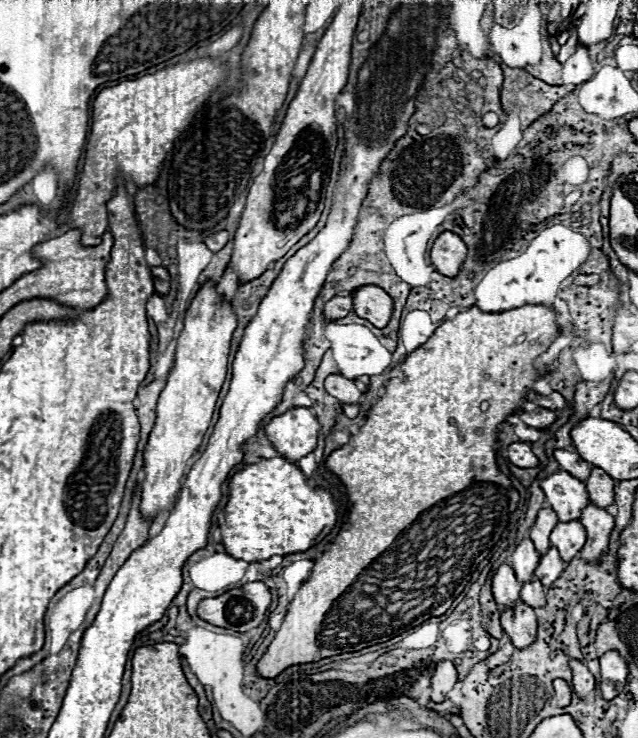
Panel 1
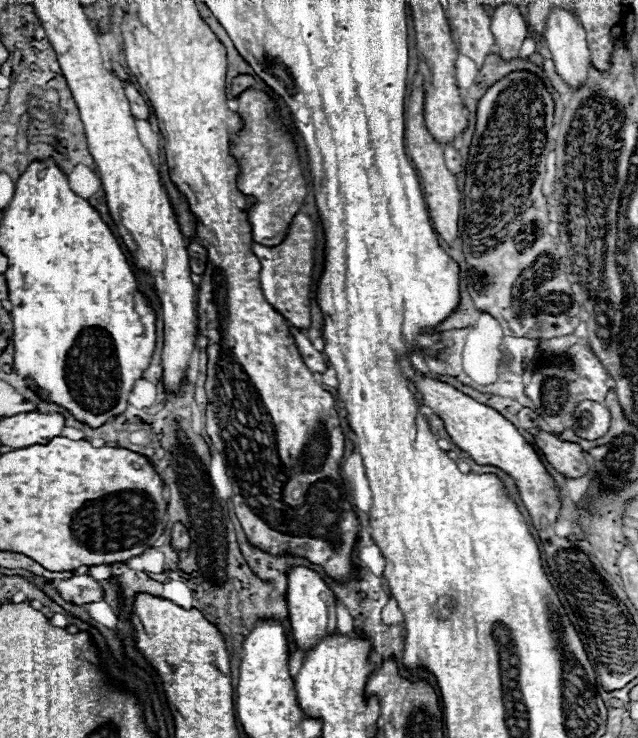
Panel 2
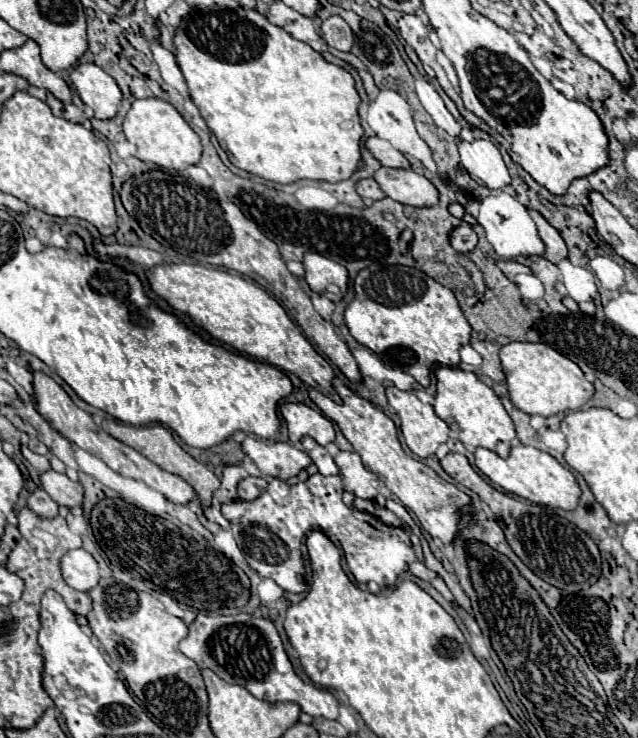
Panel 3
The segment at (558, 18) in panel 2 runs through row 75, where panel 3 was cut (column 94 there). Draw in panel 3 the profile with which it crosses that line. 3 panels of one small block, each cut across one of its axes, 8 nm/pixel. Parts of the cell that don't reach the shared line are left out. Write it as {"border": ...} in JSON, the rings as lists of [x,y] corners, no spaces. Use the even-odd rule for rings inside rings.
{"border":[[[70,550],[62,558],[62,576],[74,590],[88,592],[92,590],[100,580],[100,568],[98,562],[88,554],[86,550]]]}

